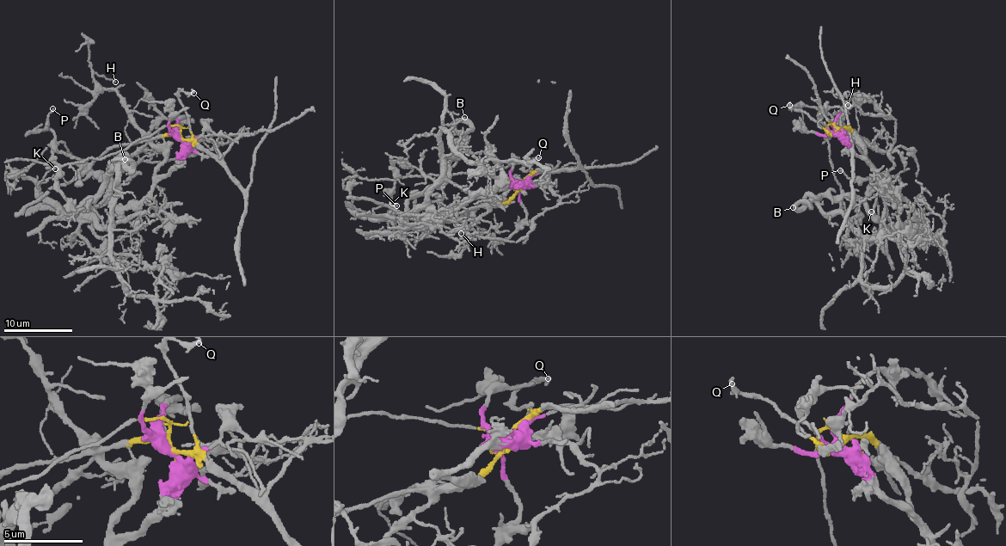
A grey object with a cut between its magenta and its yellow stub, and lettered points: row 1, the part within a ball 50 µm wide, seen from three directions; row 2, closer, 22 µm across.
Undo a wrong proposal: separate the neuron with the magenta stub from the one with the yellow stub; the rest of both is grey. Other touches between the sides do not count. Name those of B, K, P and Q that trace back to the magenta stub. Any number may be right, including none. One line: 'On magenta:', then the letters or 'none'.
On magenta: B, K, P

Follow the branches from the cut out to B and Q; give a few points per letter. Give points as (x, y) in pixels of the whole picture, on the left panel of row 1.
B: (178, 136), (182, 150), (154, 188), (158, 208), (114, 225), (115, 175), (121, 163), (131, 165), (125, 159)
Q: (178, 136), (192, 138), (188, 116), (179, 96), (180, 91), (193, 93)

